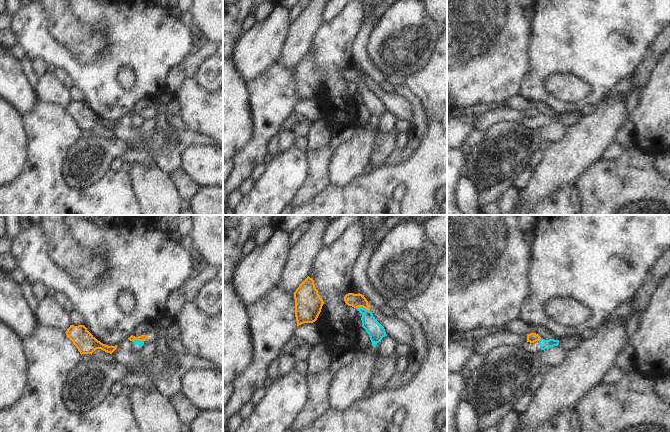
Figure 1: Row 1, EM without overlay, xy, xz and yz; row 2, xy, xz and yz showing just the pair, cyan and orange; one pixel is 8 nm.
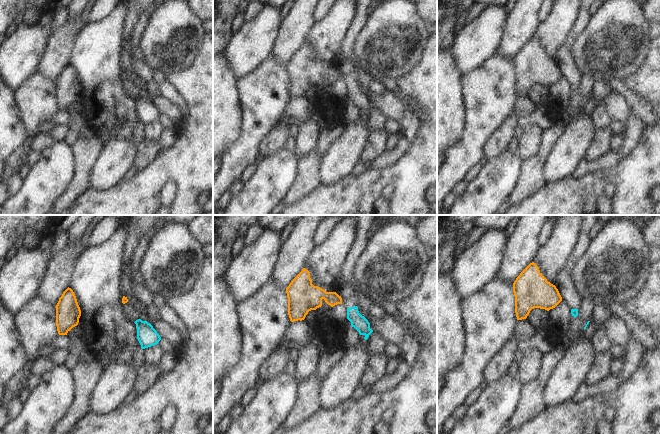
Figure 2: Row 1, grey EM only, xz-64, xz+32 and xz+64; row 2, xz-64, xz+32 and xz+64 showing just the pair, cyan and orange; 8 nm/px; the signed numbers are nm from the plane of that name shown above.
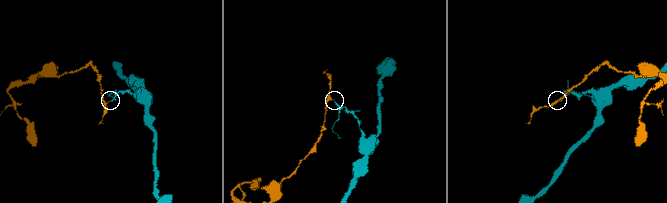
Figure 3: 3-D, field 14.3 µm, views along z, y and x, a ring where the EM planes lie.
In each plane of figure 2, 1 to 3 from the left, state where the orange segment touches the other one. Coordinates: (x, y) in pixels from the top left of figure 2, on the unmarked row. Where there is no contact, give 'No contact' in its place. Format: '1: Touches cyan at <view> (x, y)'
1: No contact
2: No contact
3: No contact.

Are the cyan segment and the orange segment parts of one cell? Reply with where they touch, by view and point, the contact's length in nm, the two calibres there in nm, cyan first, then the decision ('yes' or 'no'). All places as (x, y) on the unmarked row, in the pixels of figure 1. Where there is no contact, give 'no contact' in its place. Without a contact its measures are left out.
xz (362, 83) | 110 nm | 140/110 nm | no

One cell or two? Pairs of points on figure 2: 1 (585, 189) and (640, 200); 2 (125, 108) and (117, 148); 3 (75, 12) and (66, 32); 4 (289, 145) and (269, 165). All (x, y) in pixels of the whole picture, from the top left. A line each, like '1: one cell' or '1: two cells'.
1: one cell
2: two cells
3: two cells
4: two cells

